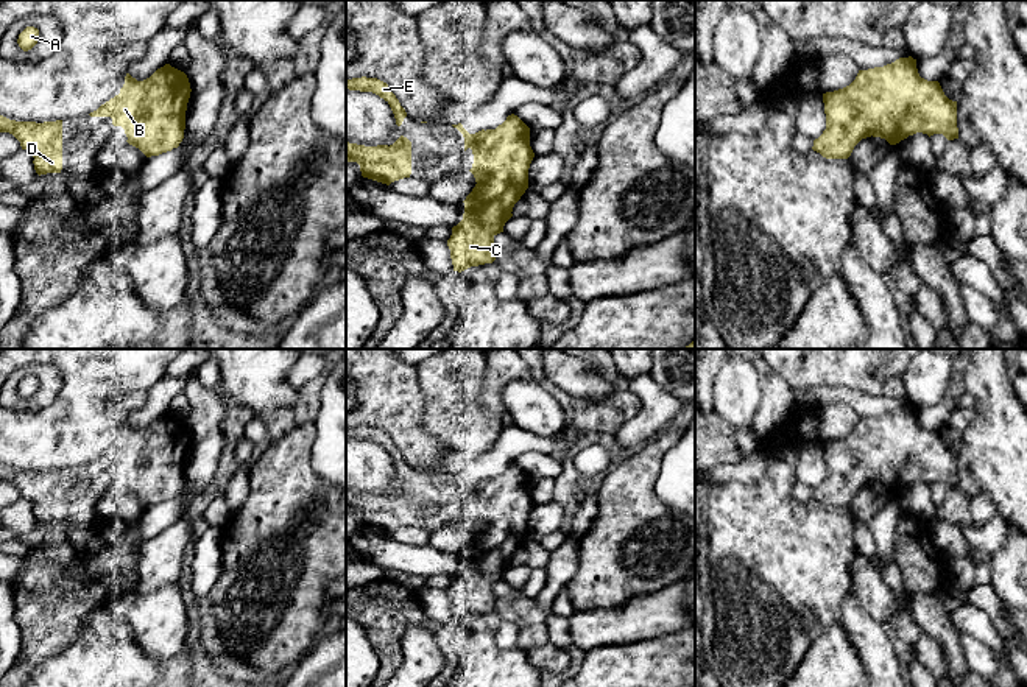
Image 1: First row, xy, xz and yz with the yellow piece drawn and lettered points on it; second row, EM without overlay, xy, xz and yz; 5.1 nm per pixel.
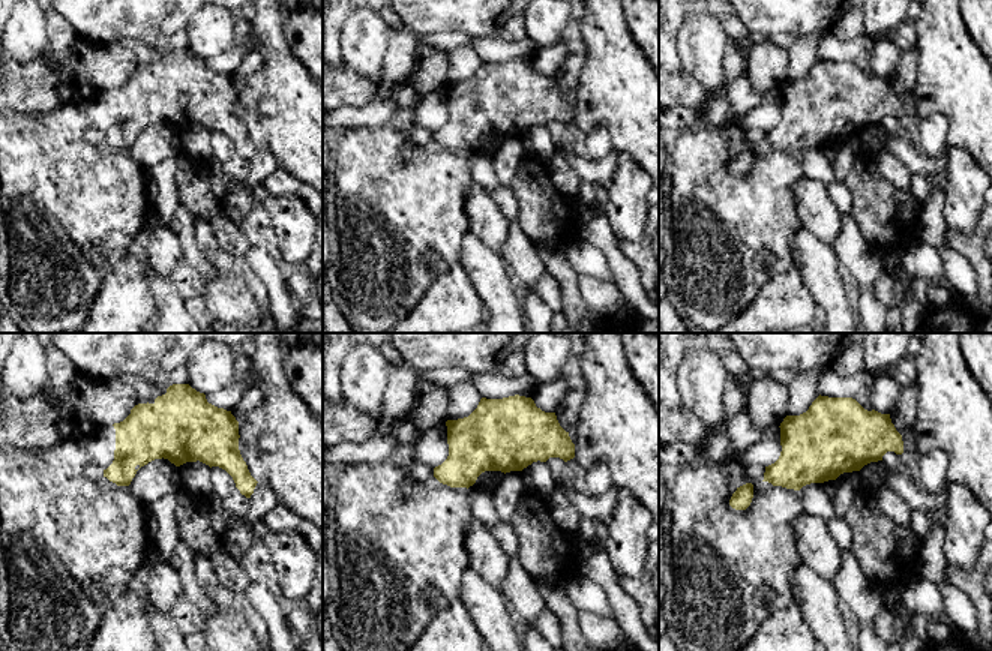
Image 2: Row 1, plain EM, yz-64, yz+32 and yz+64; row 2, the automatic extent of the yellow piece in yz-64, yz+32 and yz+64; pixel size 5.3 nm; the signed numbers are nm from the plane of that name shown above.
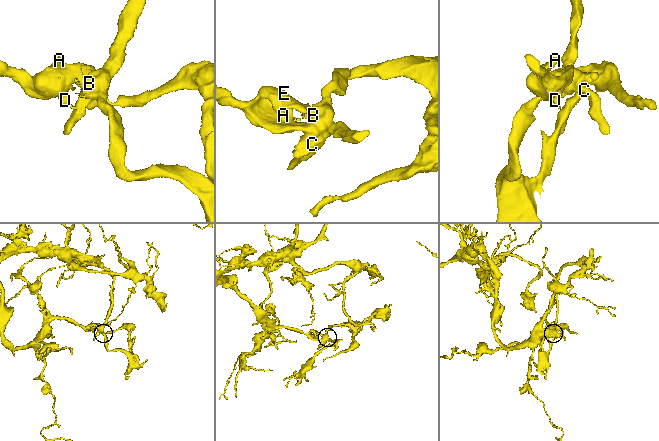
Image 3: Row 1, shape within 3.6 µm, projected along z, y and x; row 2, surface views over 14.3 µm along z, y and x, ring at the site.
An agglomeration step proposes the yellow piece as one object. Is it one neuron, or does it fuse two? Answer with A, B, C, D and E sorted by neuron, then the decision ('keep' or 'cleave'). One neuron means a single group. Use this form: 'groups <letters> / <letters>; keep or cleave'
groups A B C D E; keep

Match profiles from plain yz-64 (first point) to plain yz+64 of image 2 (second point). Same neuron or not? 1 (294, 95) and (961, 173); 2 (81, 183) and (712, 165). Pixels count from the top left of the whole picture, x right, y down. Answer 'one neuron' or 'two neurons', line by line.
1: two neurons
2: one neuron

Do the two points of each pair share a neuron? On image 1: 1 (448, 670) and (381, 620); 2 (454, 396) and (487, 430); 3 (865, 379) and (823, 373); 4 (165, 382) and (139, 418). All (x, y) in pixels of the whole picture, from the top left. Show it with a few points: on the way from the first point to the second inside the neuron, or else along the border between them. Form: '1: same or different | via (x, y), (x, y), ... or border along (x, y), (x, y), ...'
1: same | via (446, 647), (444, 639), (423, 619), (404, 619)
2: same | via (460, 404), (479, 422)
3: same | via (854, 373), (834, 373)
4: same | via (162, 391), (148, 410)

